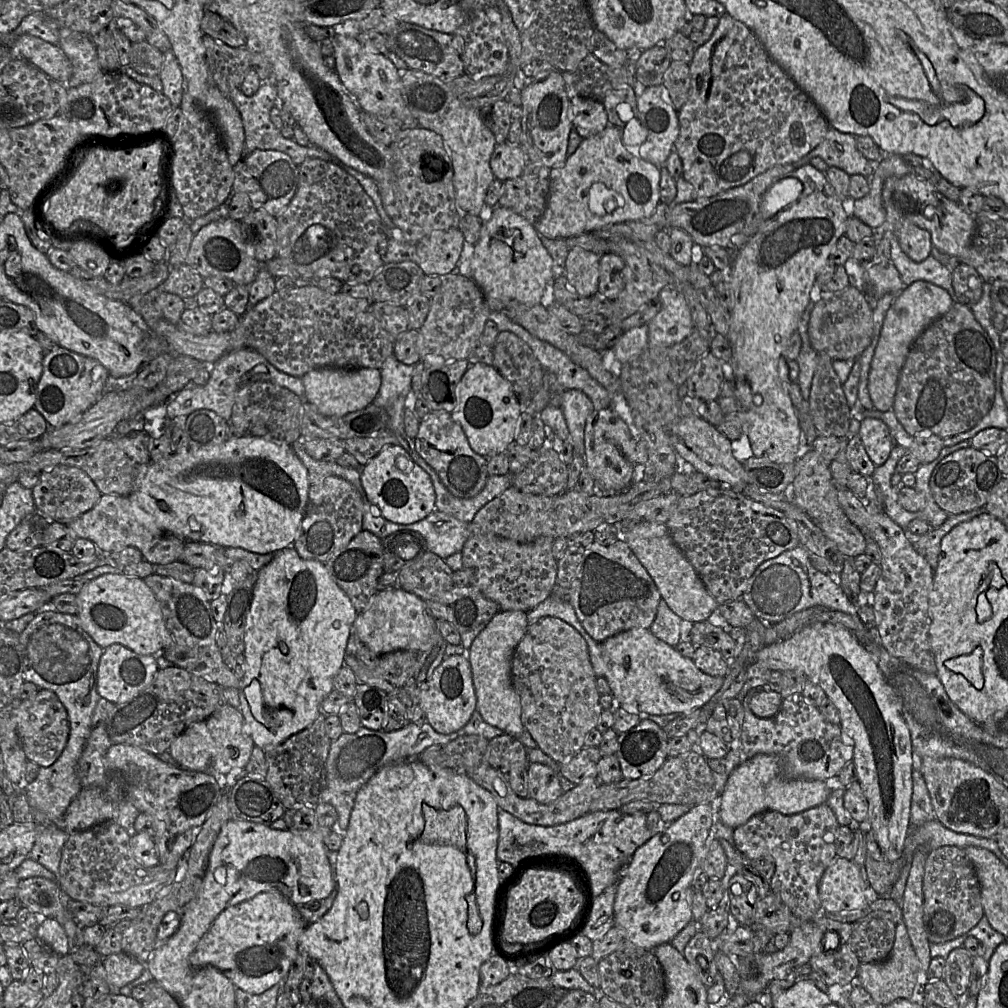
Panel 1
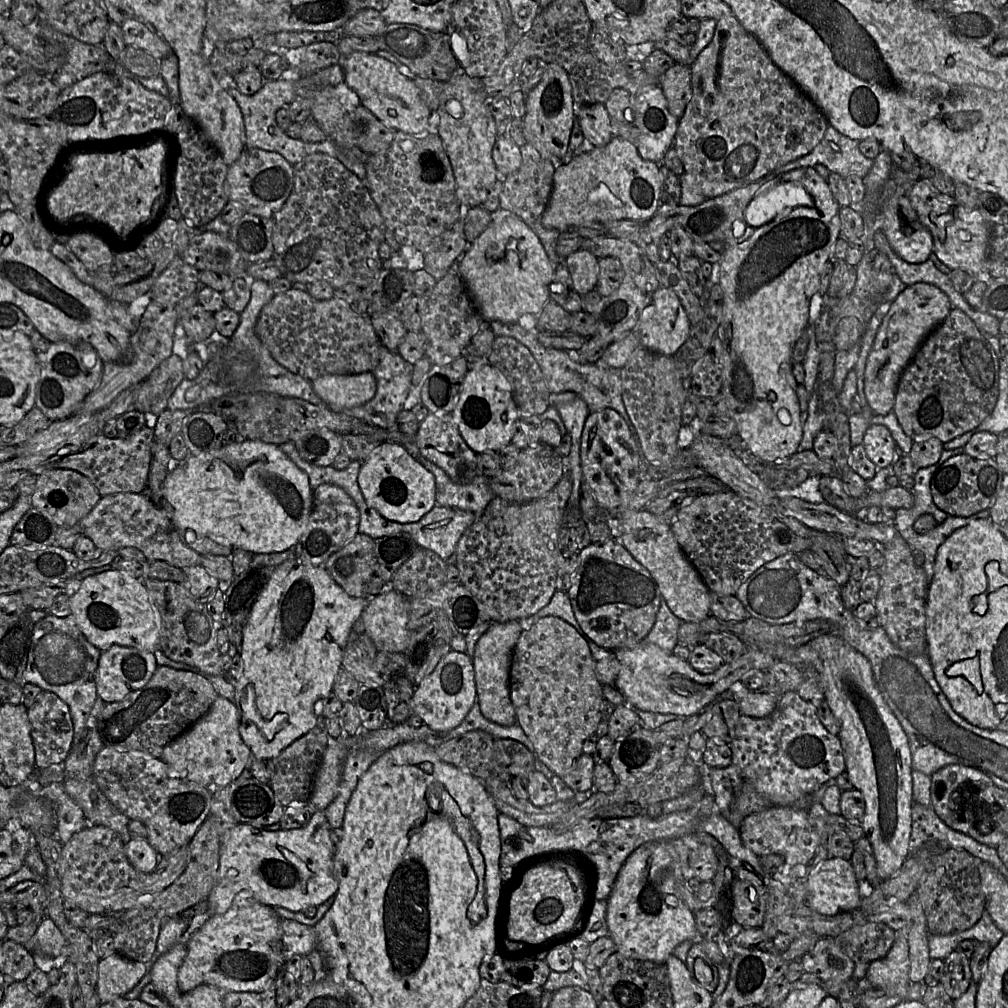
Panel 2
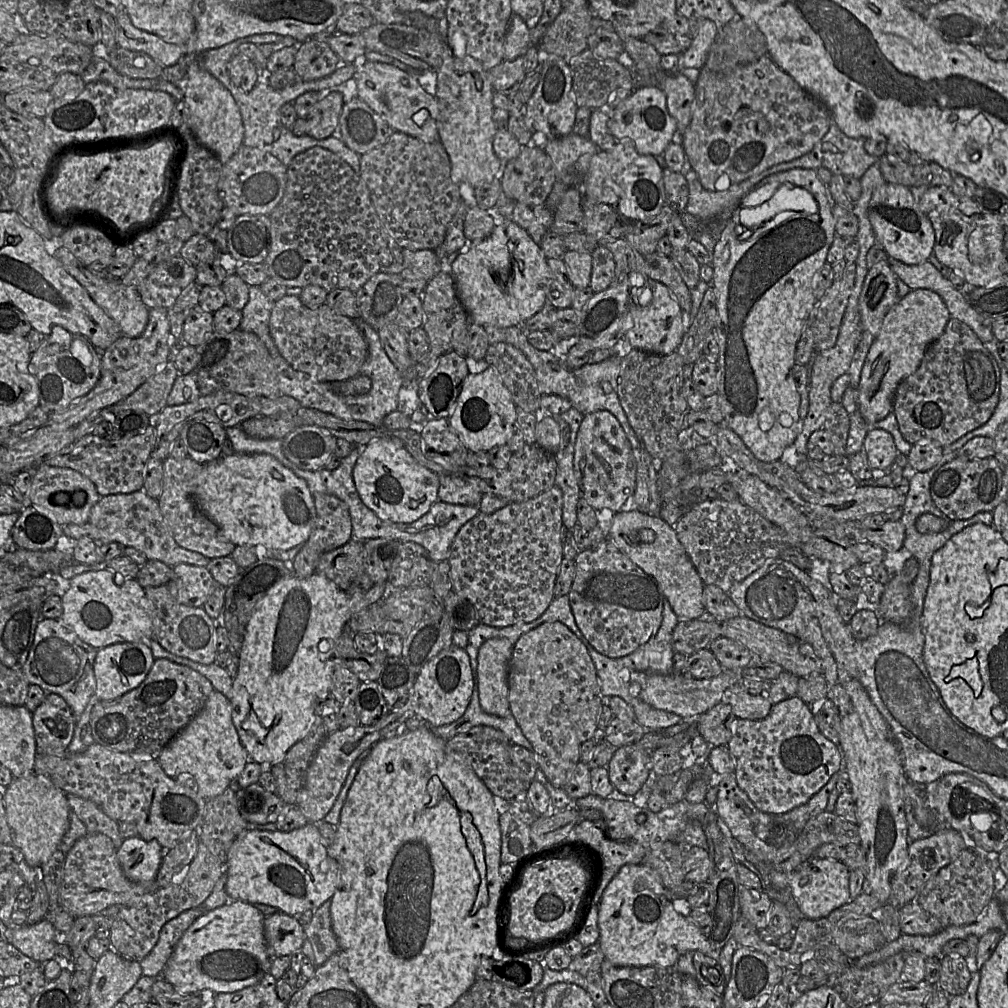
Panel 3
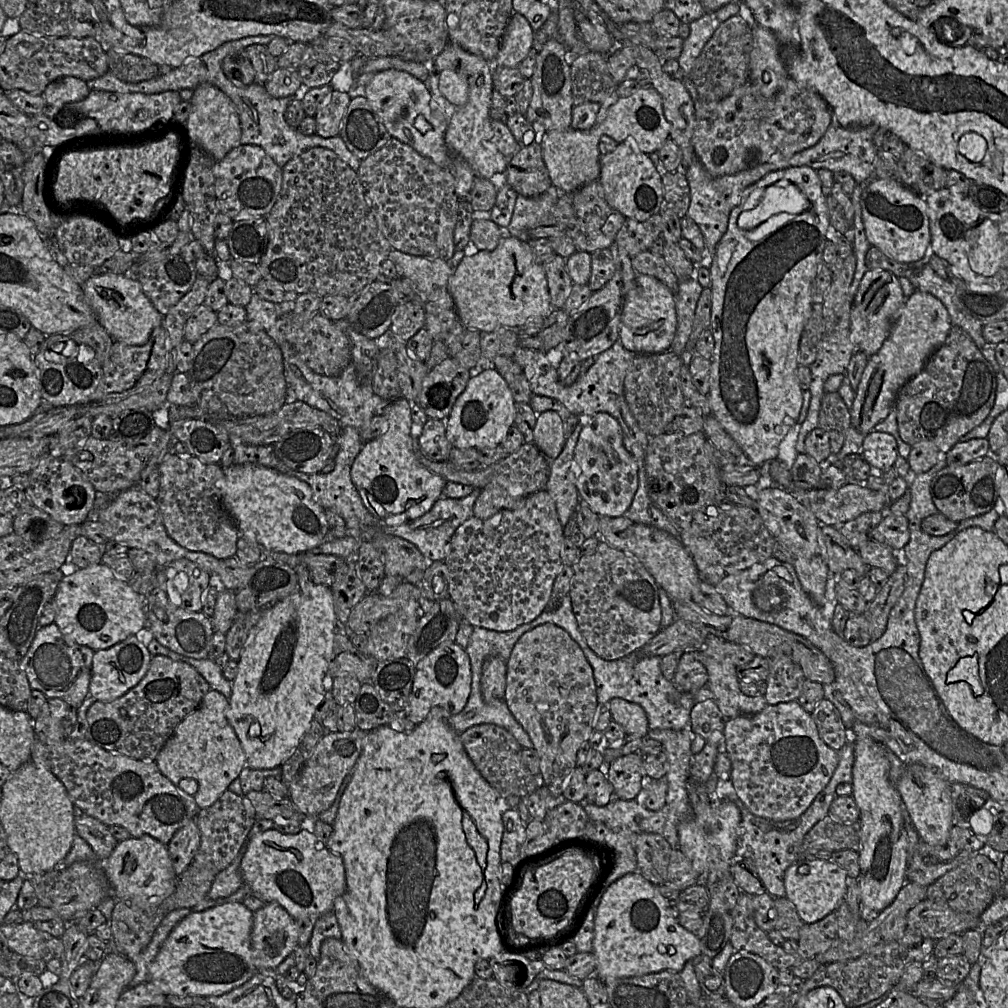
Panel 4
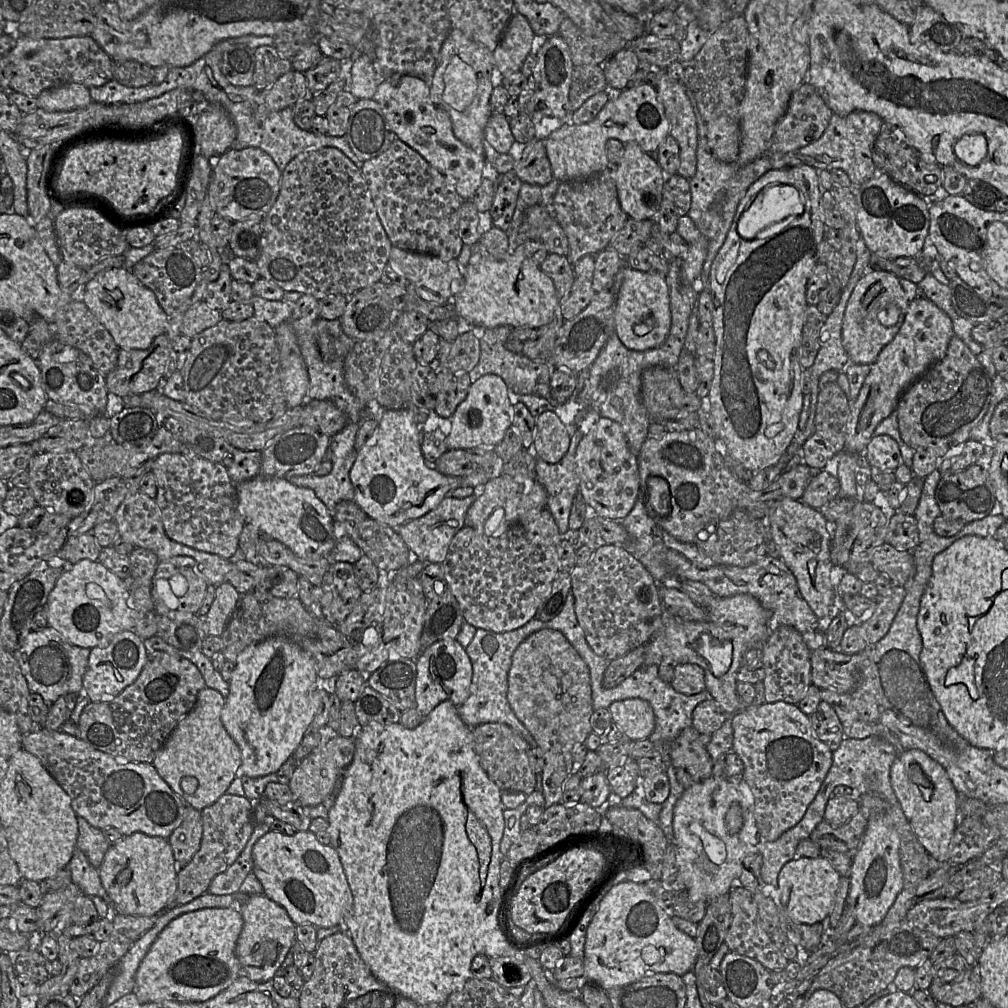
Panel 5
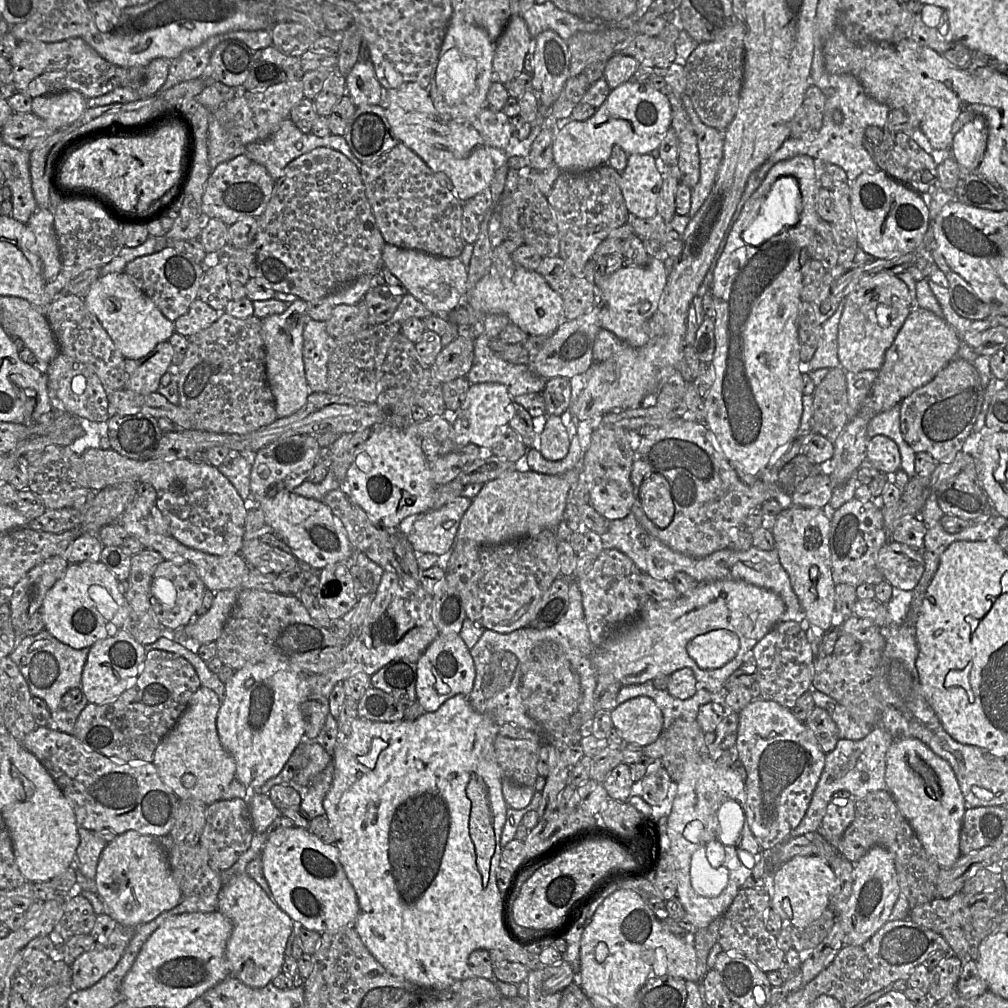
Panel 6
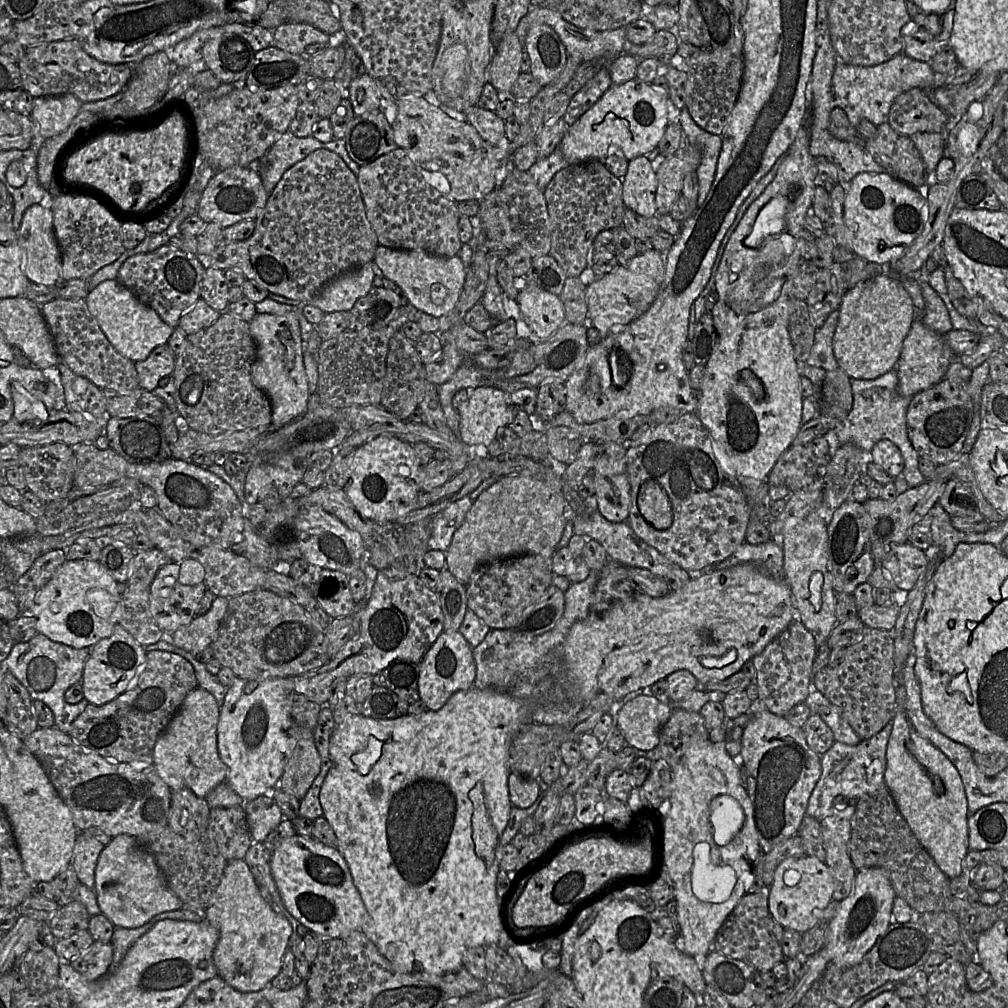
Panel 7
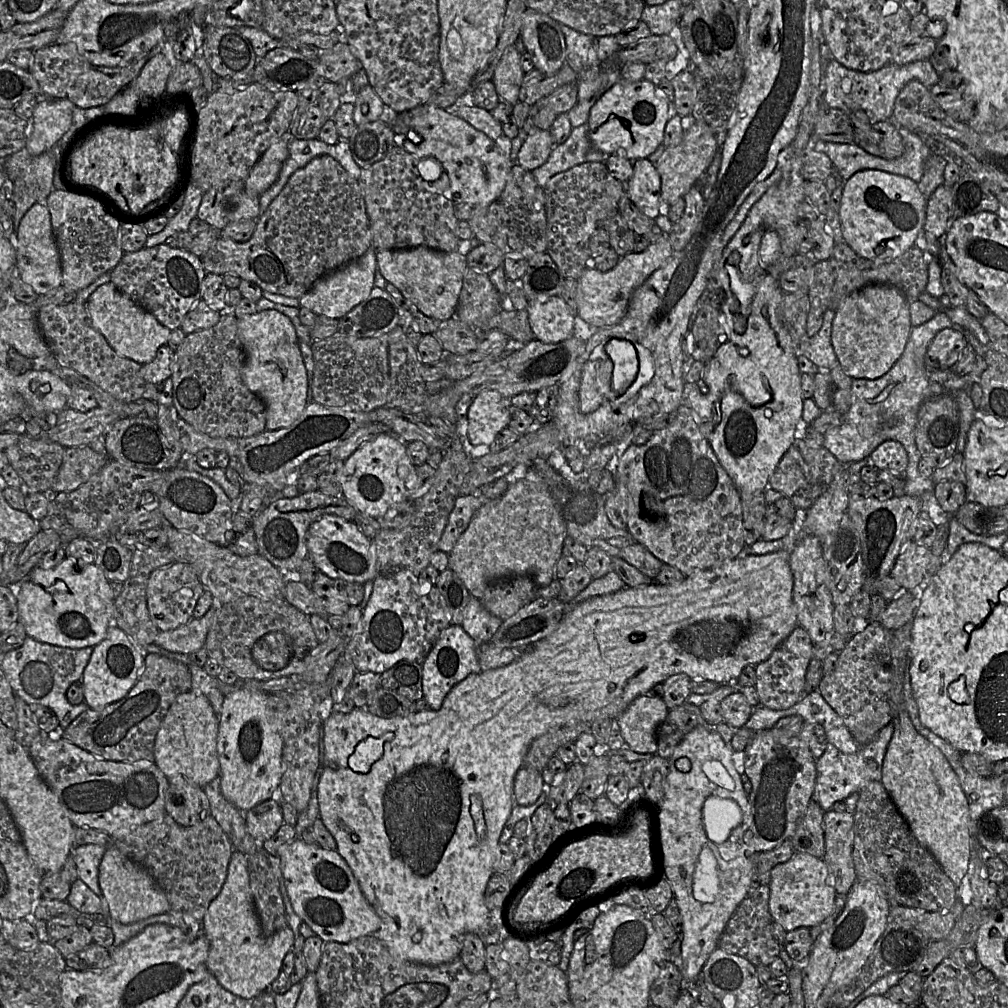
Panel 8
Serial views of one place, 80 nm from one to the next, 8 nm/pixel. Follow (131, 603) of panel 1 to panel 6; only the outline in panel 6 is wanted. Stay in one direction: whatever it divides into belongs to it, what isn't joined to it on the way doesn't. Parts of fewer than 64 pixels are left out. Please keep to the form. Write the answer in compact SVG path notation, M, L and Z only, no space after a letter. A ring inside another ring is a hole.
M85 560L68 565L63 576L47 592L39 613L44 630L60 642L82 649L124 629L129 608L120 581L114 574L101 561Z

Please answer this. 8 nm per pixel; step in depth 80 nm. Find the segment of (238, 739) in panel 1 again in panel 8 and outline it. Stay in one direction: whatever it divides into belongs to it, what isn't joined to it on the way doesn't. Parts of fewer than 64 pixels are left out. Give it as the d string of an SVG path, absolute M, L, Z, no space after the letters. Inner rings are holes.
M189 691L177 696L161 722L154 743L154 763L159 770L168 779L183 776L200 788L219 776L218 721L219 717L203 694Z

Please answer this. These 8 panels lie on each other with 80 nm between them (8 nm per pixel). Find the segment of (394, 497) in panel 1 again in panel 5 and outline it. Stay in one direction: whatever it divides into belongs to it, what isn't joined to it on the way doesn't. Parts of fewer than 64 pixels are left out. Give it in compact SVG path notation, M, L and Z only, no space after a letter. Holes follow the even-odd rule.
M377 409L378 426L373 436L357 451L349 473L354 502L374 521L397 529L434 509L454 489L474 488L491 480L485 470L474 470L461 476L441 474L424 458L421 450L424 434L421 434L410 409Z

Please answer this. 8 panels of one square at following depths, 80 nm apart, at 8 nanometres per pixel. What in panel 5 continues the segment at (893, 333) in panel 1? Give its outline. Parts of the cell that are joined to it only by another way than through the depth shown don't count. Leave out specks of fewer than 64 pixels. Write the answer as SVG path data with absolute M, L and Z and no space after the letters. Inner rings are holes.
M919 294L909 302L898 333L871 365L859 396L851 406L844 450L864 454L876 426L896 409L903 392L932 364L945 356L954 335L951 318L930 299Z

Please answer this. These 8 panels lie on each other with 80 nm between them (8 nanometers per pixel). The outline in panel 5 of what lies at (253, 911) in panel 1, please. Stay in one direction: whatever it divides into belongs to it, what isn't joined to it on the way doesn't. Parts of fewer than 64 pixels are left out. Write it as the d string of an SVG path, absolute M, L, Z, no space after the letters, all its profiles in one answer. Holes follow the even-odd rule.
M235 906L195 910L172 920L138 967L133 990L138 1000L204 1002L228 988L241 975L235 949L243 923Z

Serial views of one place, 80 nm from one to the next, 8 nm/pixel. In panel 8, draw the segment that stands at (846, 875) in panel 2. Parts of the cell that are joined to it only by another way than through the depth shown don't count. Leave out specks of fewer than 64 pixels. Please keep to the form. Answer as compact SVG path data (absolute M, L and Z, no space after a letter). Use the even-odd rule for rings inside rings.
M795 852L788 861L771 870L768 886L770 914L786 932L801 927L812 928L834 912L837 892L823 858Z

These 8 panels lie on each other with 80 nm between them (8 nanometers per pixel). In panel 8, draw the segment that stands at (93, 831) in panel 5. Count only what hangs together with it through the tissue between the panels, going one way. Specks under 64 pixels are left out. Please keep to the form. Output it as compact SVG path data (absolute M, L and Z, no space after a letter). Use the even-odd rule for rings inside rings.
M85 844L72 848L78 878L98 896L103 896L99 887L98 875L106 848L107 846L99 844Z

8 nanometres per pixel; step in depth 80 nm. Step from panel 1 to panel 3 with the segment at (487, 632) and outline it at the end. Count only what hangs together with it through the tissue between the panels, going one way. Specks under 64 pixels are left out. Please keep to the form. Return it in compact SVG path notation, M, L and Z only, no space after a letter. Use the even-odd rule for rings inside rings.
M506 638L486 640L478 650L477 686L482 710L490 715L511 714L508 701L508 663L513 644Z

